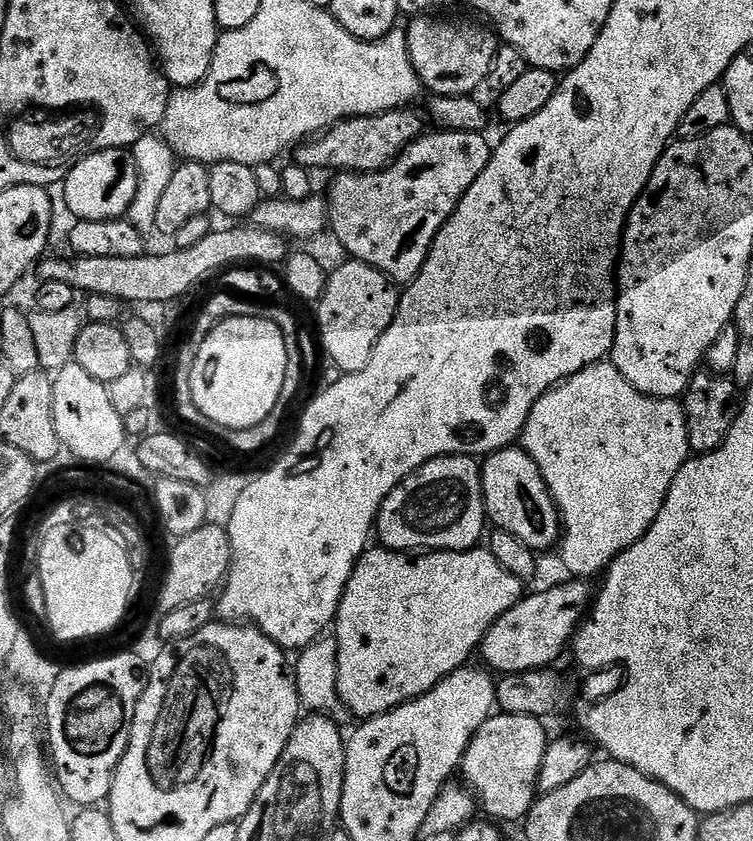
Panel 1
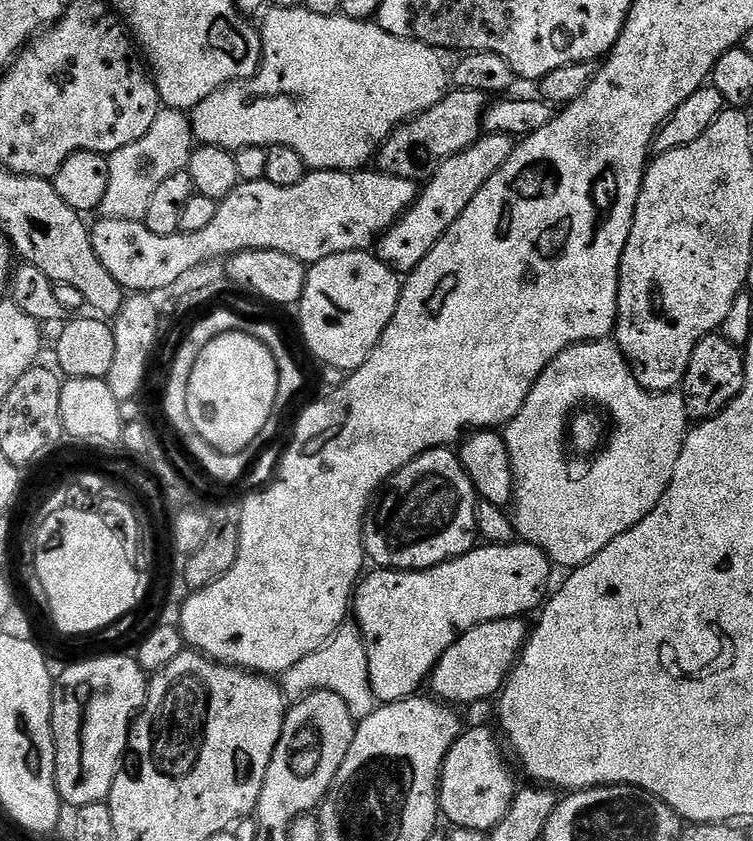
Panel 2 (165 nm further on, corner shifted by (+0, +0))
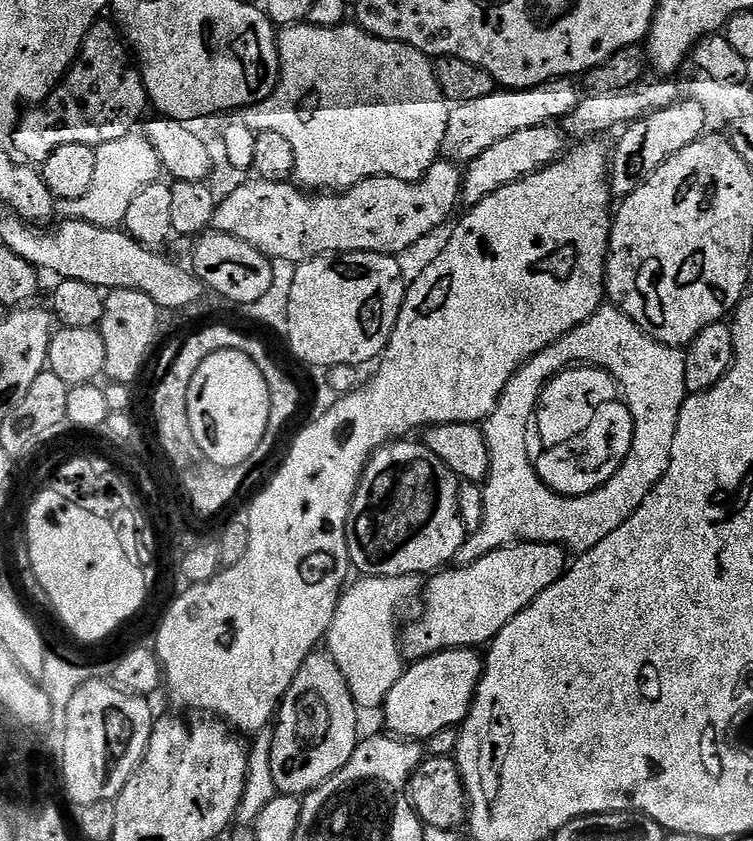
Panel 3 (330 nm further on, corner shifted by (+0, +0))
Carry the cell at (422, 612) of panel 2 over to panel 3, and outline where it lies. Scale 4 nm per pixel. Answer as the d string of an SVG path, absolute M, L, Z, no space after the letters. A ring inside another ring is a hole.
M521 542L495 548L473 564L437 571L423 589L424 609L420 617L405 628L403 625L403 655L415 662L448 648L479 649L491 644L510 618L526 610L542 590L558 582L569 564L569 557L561 545Z

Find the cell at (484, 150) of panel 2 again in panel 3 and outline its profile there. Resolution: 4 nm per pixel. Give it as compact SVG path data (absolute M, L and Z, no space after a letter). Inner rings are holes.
M539 124L530 130L517 130L514 134L502 138L495 146L490 146L478 154L462 172L462 204L465 209L473 208L487 196L491 196L500 188L518 182L523 176L553 164L566 151L566 137L559 127Z

